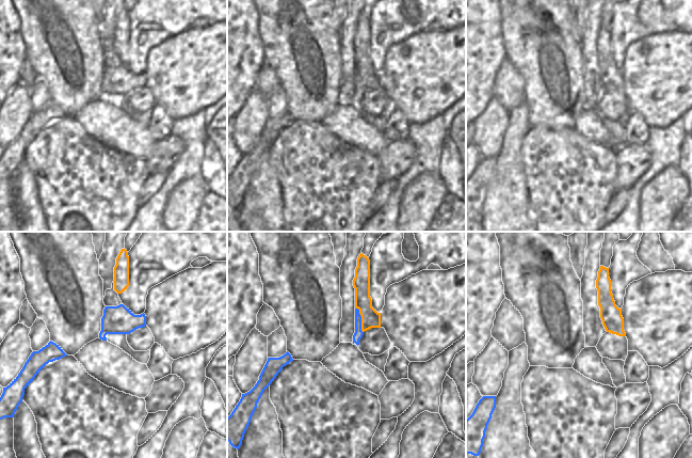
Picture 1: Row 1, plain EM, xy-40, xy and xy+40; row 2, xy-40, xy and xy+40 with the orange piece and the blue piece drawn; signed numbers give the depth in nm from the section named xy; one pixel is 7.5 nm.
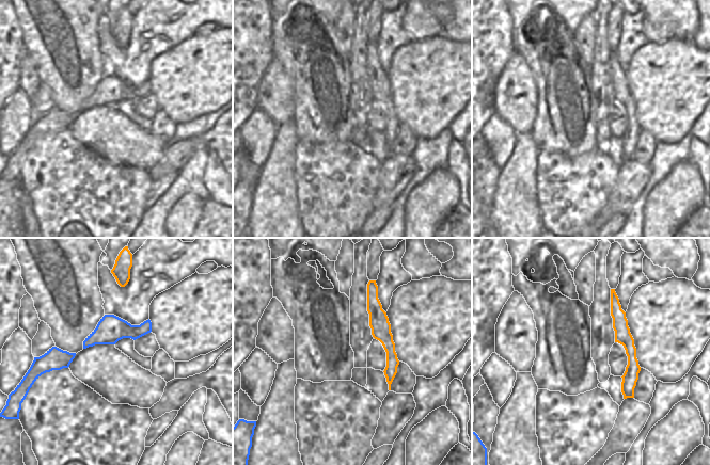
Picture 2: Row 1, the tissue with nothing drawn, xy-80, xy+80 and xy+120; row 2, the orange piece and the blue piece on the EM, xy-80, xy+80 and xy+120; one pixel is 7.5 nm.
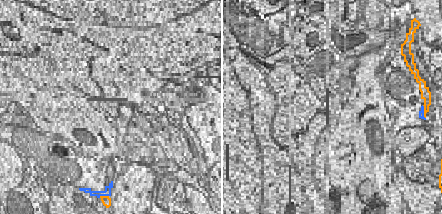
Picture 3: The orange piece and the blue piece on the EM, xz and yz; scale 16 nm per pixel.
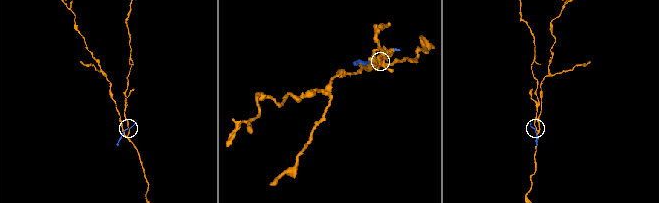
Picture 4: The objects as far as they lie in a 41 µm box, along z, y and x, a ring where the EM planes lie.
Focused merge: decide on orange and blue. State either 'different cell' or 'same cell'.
different cell

